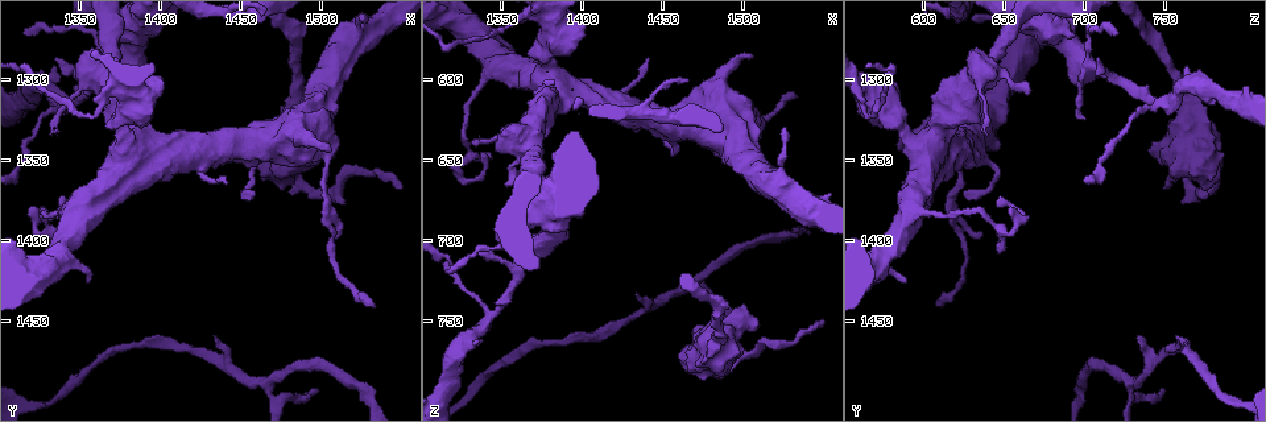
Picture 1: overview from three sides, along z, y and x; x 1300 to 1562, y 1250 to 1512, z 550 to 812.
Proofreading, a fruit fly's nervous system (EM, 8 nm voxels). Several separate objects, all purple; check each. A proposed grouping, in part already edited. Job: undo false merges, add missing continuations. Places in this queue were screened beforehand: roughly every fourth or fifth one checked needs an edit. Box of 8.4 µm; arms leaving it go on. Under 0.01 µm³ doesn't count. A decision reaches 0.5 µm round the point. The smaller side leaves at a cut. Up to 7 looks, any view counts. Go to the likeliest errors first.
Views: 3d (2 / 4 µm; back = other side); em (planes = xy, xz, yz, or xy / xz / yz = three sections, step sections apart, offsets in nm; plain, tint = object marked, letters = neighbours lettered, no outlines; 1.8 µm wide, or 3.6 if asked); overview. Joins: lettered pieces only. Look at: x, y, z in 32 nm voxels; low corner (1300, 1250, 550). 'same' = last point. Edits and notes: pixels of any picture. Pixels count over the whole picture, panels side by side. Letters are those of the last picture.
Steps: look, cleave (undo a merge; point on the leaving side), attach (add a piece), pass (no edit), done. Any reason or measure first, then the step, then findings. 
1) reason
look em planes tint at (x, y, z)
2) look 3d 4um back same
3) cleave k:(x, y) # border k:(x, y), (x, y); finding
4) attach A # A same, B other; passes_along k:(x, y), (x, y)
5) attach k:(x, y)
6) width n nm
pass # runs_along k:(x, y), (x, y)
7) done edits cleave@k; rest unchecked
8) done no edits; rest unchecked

a narrow waist
look em 3.6um xz step 8 tint at (1504, 1358, 624)

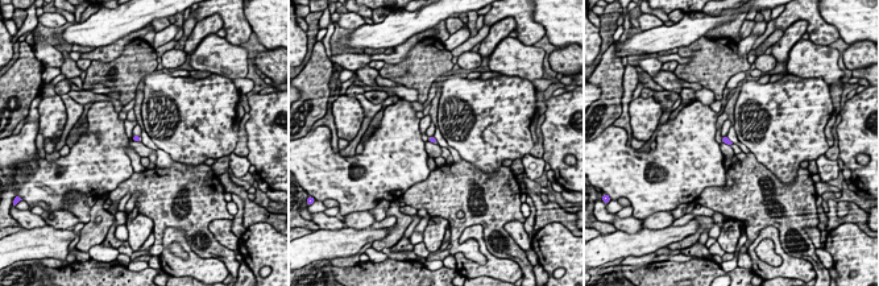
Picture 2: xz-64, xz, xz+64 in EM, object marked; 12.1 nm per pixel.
cut it another way
look em 3.6um xy step 16 tint same

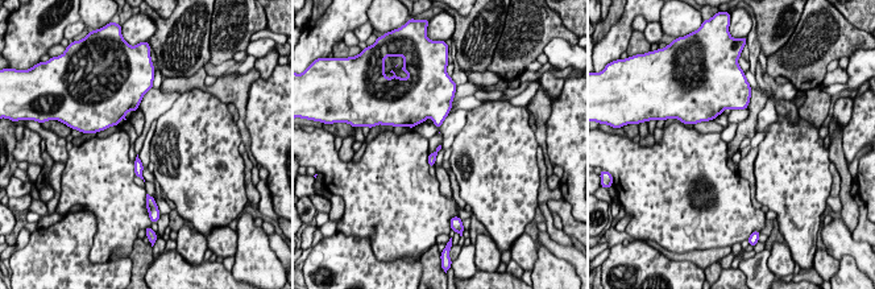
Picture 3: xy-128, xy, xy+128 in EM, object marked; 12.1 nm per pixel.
look em 3.6um xy step 16 letters same

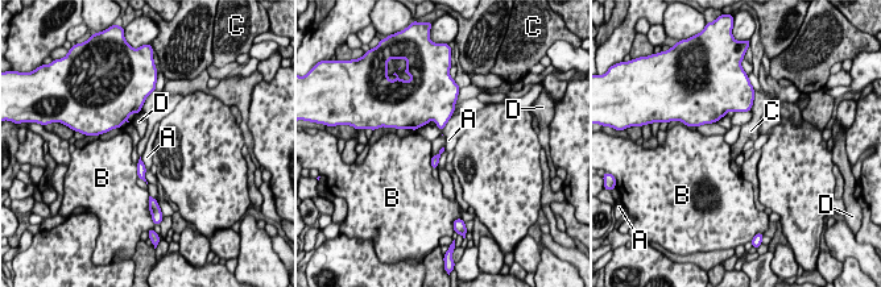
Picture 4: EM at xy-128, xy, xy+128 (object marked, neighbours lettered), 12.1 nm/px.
width 70 nm
pass # A other, B other, C other, D other; border 4:(443, 146), (433, 156); continuous, no second cell

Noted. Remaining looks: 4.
thin end
look 3d 4um at (1496, 1494, 750)

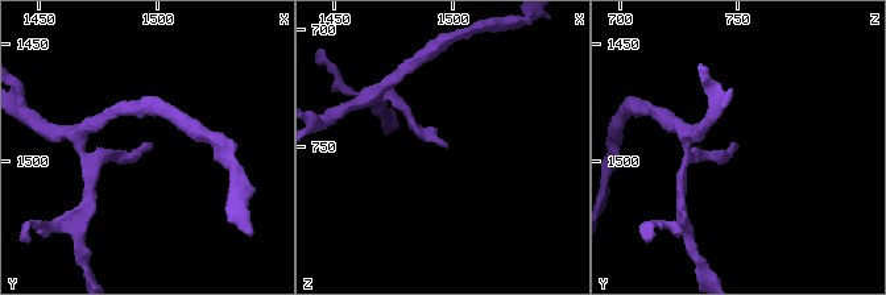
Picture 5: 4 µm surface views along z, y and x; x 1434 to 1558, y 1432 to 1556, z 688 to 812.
need the tissue
look em xy step 4 plain at (1497, 1495, 750)

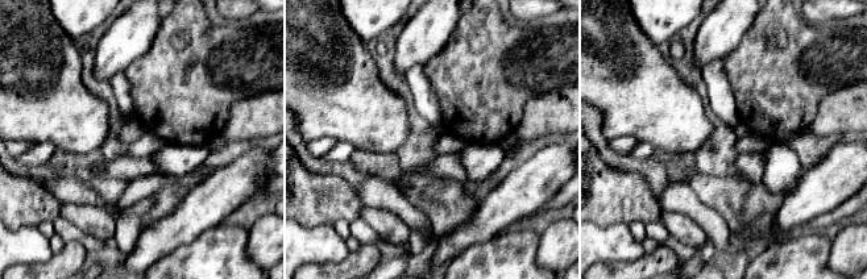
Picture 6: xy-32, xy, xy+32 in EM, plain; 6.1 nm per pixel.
look em xy step 4 letters same

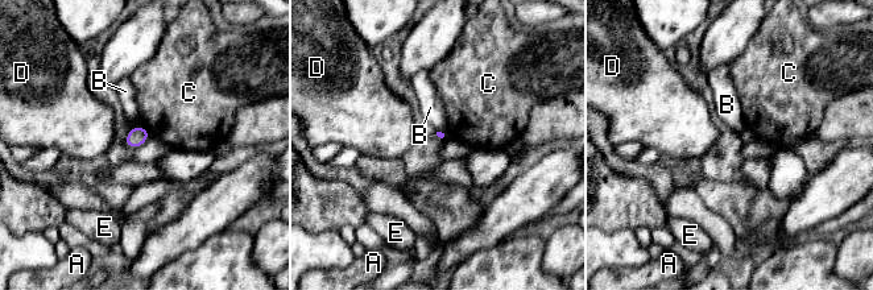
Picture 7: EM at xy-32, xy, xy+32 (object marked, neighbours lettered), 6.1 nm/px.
longest_contact C 80 nm
pass # A other, B other, C other, D other, E other; border 7:(135, 124), (143, 127); no lettered piece goes on from it

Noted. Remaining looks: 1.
done no edits; rest unchecked

